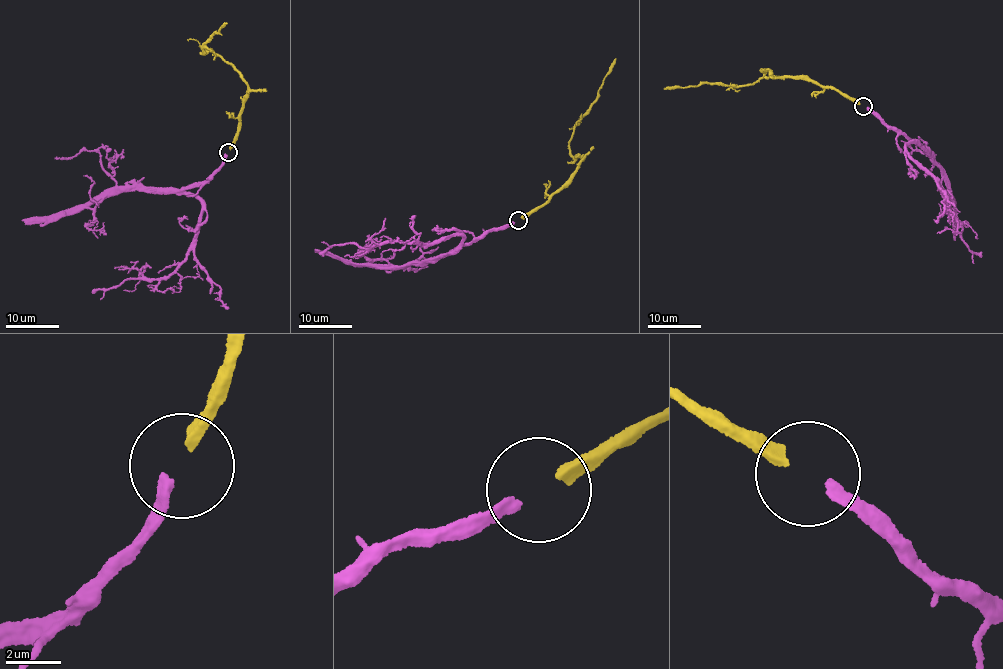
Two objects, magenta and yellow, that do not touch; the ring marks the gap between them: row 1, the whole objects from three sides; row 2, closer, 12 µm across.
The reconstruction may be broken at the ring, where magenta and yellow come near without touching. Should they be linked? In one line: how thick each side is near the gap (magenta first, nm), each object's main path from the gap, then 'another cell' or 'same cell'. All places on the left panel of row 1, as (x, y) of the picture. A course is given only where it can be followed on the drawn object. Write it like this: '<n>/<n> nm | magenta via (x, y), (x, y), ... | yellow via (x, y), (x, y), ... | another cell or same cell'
440/360 nm | magenta via (227, 155), (213, 175), (184, 189), (200, 200), (201, 209), (194, 244), (173, 272), (93, 290) | yellow via (230, 149), (248, 89), (246, 82), (241, 72), (219, 56), (201, 53), (214, 33), (227, 23) | same cell

